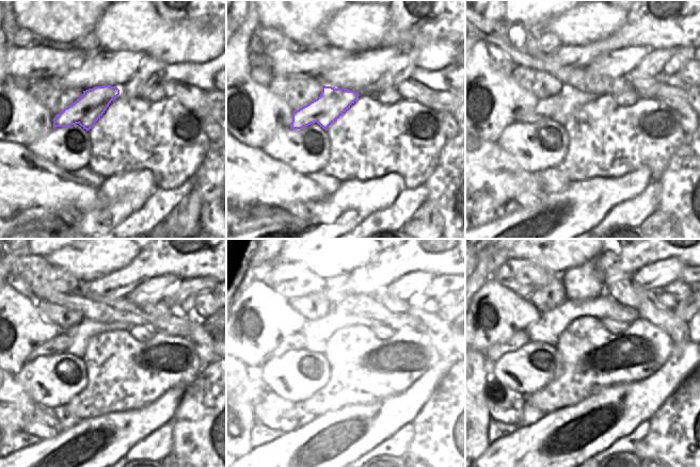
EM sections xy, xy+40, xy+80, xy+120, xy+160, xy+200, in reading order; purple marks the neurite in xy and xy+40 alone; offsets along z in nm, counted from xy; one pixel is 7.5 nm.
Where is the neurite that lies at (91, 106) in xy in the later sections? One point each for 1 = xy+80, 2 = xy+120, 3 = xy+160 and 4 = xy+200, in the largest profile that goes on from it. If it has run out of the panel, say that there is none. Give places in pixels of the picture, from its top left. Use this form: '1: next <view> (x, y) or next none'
1: next xy+80 (560, 107)
2: next xy+120 (75, 342)
3: next xy+160 (285, 342)
4: next xy+200 (493, 353)

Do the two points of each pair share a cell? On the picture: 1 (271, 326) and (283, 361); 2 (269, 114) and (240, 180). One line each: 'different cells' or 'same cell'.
1: different cells
2: different cells

